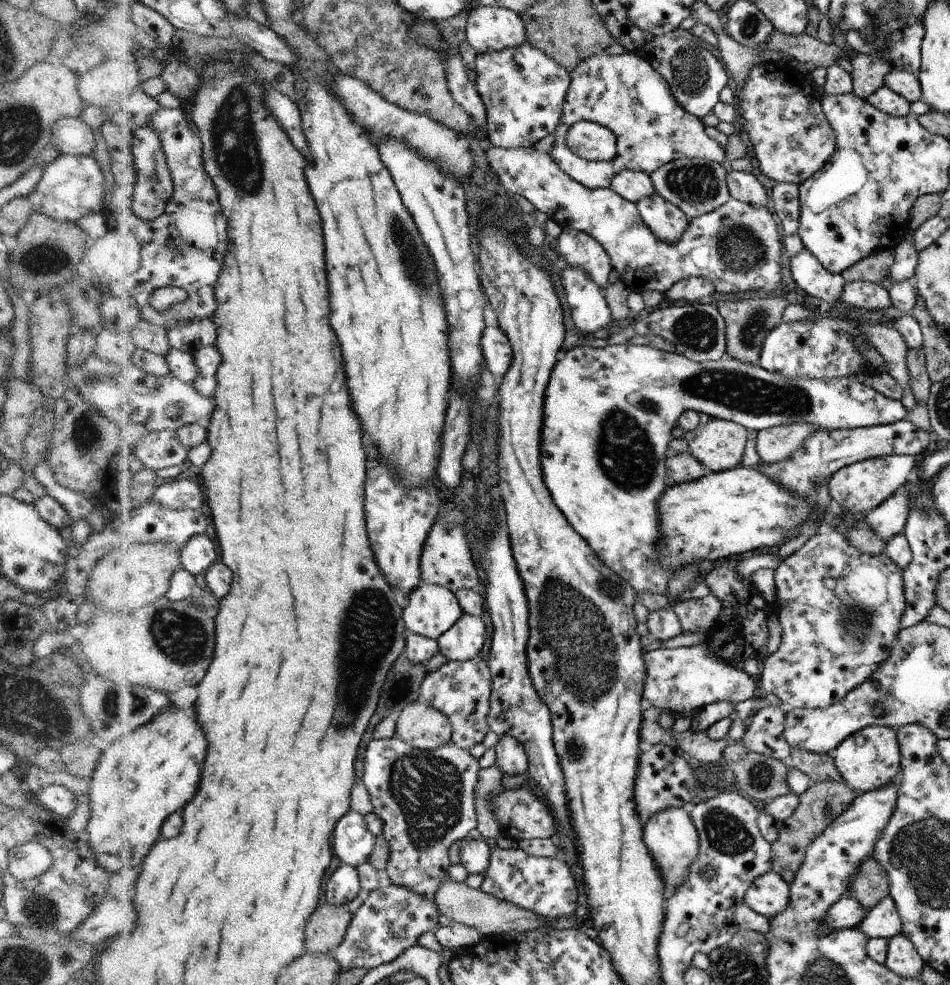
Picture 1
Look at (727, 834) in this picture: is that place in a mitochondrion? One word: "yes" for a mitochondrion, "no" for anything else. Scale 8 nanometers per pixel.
yes

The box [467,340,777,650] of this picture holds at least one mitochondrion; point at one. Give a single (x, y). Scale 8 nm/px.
(625, 455)

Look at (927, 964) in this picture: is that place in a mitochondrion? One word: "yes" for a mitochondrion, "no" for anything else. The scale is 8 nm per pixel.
no

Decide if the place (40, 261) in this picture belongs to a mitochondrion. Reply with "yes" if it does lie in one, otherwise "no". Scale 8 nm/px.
yes

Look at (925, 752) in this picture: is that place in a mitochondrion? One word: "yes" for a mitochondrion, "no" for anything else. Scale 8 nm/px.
no

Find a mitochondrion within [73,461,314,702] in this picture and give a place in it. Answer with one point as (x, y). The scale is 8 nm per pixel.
(181, 636)

